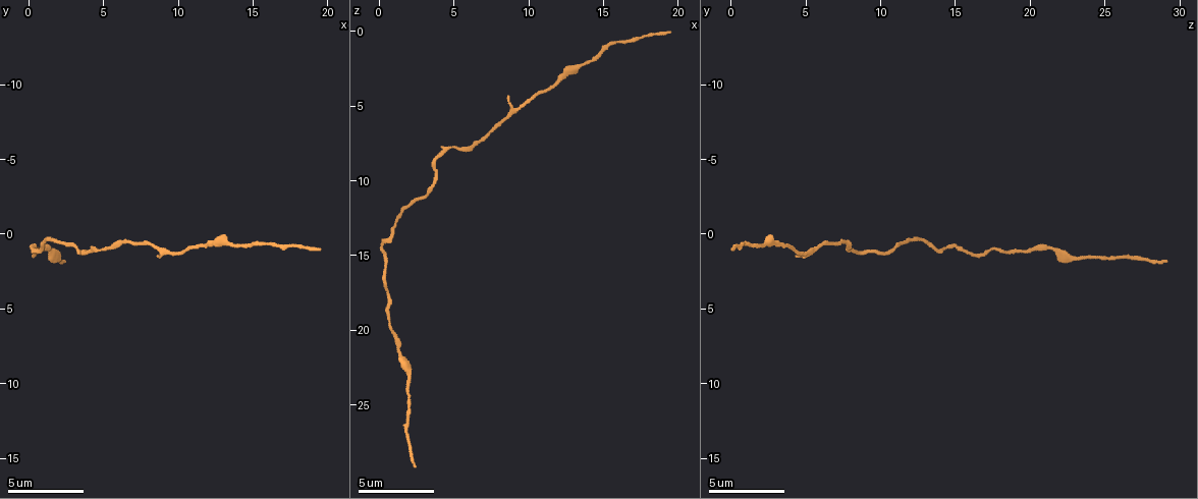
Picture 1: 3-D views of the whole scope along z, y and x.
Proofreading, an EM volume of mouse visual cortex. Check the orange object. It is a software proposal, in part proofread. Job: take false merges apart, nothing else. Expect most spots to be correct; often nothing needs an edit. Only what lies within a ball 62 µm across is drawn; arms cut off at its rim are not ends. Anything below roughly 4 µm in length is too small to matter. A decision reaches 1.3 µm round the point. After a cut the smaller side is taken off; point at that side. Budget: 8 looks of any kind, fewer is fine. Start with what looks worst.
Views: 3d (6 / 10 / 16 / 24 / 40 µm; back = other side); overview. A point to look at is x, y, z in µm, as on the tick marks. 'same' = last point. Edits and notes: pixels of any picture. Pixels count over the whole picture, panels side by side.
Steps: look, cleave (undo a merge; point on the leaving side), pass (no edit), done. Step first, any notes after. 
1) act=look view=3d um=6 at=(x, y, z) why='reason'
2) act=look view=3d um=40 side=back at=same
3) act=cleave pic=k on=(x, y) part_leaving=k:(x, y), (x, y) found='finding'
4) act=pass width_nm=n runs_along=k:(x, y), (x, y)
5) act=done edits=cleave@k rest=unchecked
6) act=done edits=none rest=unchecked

act=look view=3d um=10 at=(10.0, 1.4, 4.8) why='calibre changes'

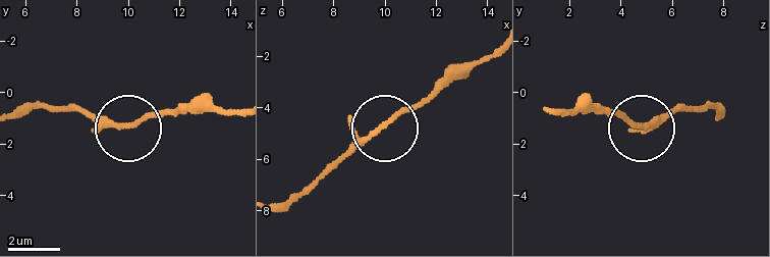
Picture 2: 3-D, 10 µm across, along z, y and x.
act=pass width_nm=180 runs_along=2:(279, 209), (306, 196), (447, 72) found='all the same neuron'

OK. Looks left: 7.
act=look view=3d um=10 at=(2.0, 1.6, 23.2) why='thick turns thin'

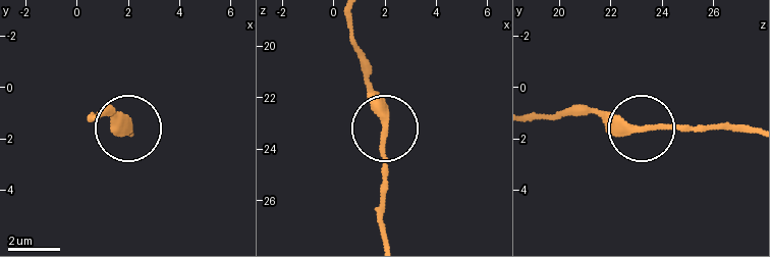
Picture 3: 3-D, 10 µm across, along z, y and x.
act=pass runs_along=3:(532, 119), (598, 113), (630, 126), (707, 126) found='one neuron here'

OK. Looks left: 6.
act=look view=3d um=10 at=(0.6, 1.2, 19.2) why='thick turns thin'

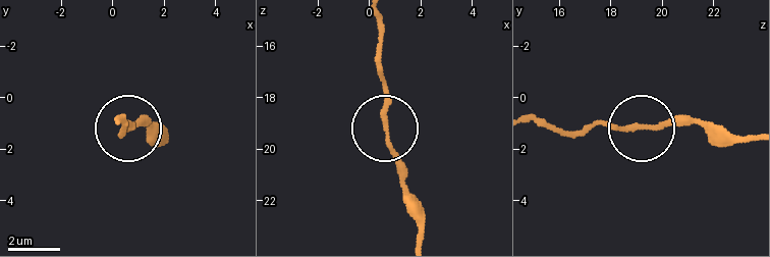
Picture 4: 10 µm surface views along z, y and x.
act=pass runs_along=4:(530, 123), (635, 131), (654, 123), (718, 123) found='continuous, no second neuron'

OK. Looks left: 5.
act=look view=3d um=10 at=(13.4, 0.8, 2.2) why='sudden change in width'

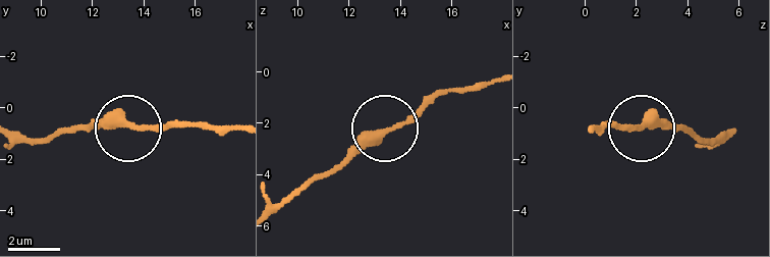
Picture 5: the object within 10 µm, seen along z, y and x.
act=pass runs_along=5:(20, 136), (47, 141), (87, 127), (176, 127) found='continuous, no second neuron'

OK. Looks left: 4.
act=done edits=none rest=unchecked

